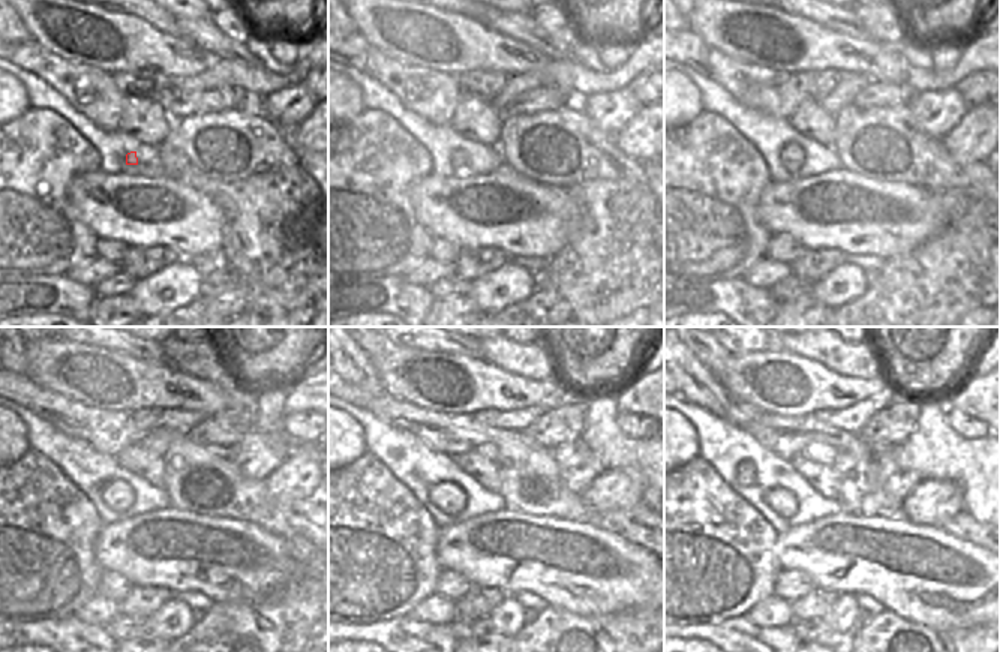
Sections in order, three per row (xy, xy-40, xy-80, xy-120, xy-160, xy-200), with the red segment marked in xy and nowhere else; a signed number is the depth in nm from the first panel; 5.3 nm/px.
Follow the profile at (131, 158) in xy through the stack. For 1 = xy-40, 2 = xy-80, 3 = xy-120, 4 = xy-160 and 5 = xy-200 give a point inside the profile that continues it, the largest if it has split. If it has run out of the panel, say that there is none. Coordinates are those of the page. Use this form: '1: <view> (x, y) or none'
1: xy-40 (458, 159)
2: xy-80 (792, 158)
3: xy-120 (117, 495)
4: xy-160 (449, 498)
5: xy-200 (781, 501)

